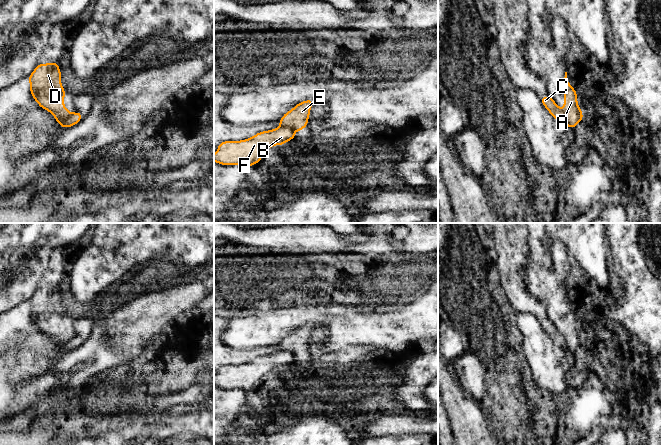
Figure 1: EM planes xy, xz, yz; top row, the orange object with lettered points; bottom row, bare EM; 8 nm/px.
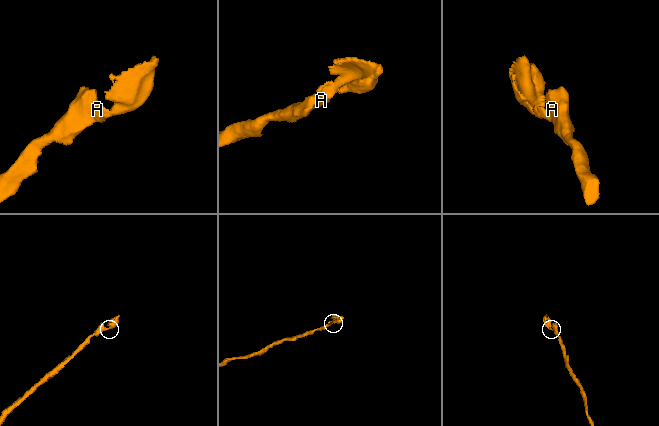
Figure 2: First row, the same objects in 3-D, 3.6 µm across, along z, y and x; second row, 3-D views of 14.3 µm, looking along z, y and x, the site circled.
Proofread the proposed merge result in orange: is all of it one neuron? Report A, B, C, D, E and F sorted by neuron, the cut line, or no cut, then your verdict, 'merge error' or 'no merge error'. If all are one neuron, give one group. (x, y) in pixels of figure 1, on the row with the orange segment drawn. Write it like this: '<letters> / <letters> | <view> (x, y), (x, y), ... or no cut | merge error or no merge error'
A B D F / C E | yz (562, 110), (568, 124) | merge error

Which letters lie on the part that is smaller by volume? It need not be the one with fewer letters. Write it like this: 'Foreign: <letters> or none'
Foreign: C, E

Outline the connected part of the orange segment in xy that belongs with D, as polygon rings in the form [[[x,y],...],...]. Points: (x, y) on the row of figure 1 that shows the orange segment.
[[[57,63],[38,64],[28,79],[33,98],[41,108],[51,112],[56,121],[72,114],[64,106],[65,90]]]

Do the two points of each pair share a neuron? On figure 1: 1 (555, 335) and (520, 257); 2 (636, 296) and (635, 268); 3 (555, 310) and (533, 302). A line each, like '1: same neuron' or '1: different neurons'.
1: same neuron
2: same neuron
3: different neurons

